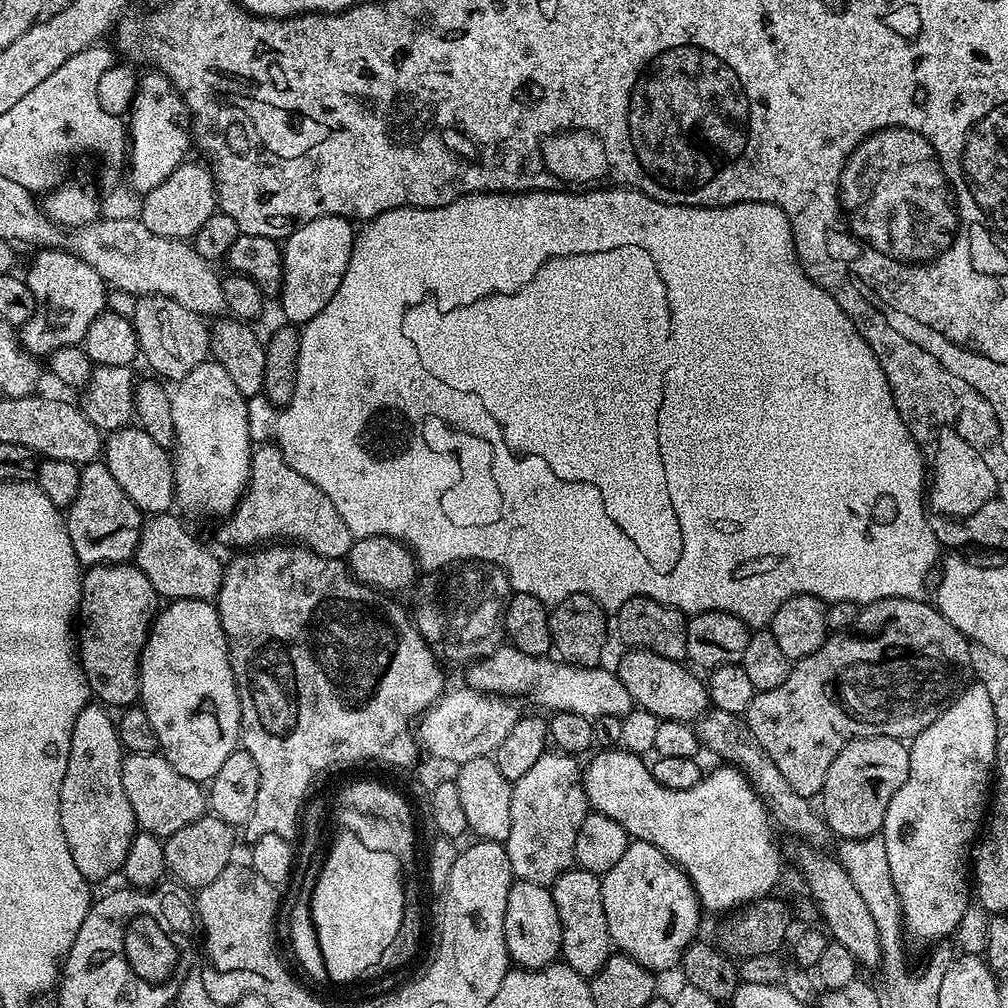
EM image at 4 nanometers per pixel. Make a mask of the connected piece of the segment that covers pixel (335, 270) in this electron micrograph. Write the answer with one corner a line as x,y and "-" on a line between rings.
323,216
293,227
287,233
288,241
283,241
284,279
278,299
284,307
285,316
293,325
303,326
322,310
322,306
333,303
334,290
342,283
342,274
350,266
352,246
357,233
352,232
353,221
347,216

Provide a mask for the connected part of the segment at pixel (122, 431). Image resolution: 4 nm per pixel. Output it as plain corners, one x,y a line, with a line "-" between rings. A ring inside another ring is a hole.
139,426
117,428
107,437
102,448
102,460
107,464
110,474
118,481
118,486
126,490
130,502
144,514
159,514
173,507
174,476
169,449
160,448
150,434
146,434

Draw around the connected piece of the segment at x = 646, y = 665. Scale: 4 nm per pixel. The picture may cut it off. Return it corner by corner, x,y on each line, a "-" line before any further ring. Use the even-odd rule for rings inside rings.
649,648
627,649
628,653
614,665
616,676
630,690
630,698
641,709
659,717
660,720
695,721
709,711
710,701
705,681
691,676
681,661
662,658
662,654
654,654

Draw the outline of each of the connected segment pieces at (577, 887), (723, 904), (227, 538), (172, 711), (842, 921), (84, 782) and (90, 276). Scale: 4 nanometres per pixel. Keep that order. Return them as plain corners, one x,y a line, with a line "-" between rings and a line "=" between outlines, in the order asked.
573,866
550,885
554,906
558,906
558,918
562,922
560,956
563,963
569,964
578,975
585,978
596,976
614,952
602,906
600,881
601,877
595,876
594,873
=
620,746
597,753
582,772
589,809
606,814
606,818
614,818
632,840
645,840
650,846
658,846
662,854
679,864
692,880
701,909
728,914
767,897
773,891
771,888
780,880
780,848
772,837
773,825
763,799
739,768
720,766
722,768
716,768
709,776
707,773
700,779
698,786
690,786
690,790
670,790
654,778
643,755
625,751
=
272,442
261,443
253,451
248,491
221,524
224,525
216,536
222,543
236,548
232,550
248,550
265,542
295,542
322,556
339,559
347,557
354,543
346,522
342,522
338,510
334,510
334,502
330,502
314,482
290,467
=
174,600
157,611
140,655
139,707
154,725
159,751
182,774
197,782
211,782
222,762
235,752
240,739
240,699
228,657
228,639
222,630
215,603
206,600
=
801,847
800,868
804,871
804,880
808,883
807,895
812,898
819,912
819,919
826,929
827,935
835,943
846,946
850,954
854,954
857,965
861,969
881,967
881,950
879,944
878,927
870,915
869,907
858,894
846,870
836,858
826,855
823,851
813,847
=
89,702
82,714
78,714
72,731
66,778
62,778
60,791
62,834
70,846
70,854
74,854
74,863
89,882
104,880
123,869
126,850
130,850
130,842
138,831
130,798
126,798
126,790
122,790
122,762
126,752
120,742
117,721
108,715
109,709
96,702
=
40,250
26,271
26,279
36,299
36,312
19,329
18,339
27,355
47,357
62,346
80,344
91,323
106,308
104,279
86,262
67,250

